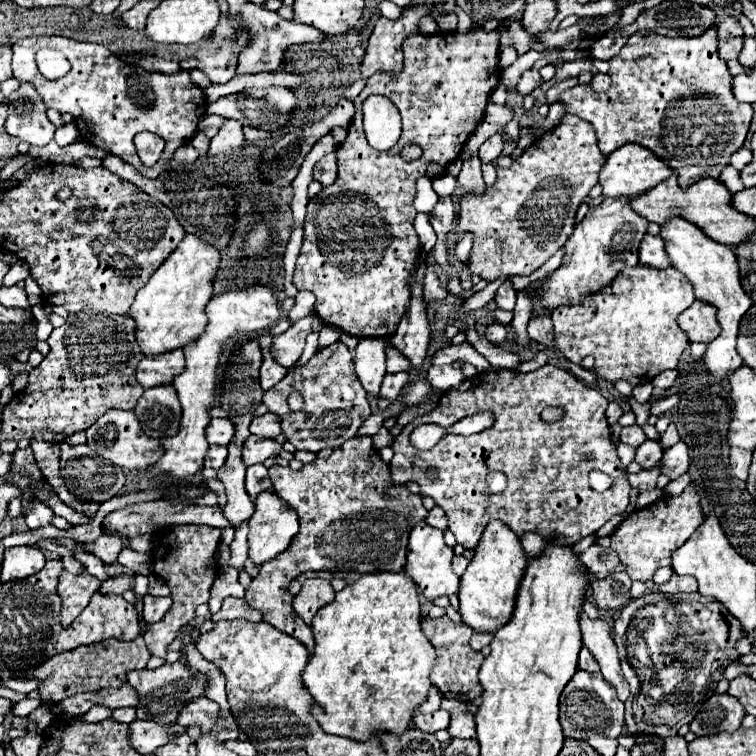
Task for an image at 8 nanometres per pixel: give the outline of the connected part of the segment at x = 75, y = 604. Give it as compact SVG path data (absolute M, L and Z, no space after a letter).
M64 571L60 575L60 583L58 583L58 595L62 597L60 623L64 627L68 627L80 615L80 611L88 605L92 593L96 593L98 587L100 587L100 579L92 577L90 573L70 575L68 571Z

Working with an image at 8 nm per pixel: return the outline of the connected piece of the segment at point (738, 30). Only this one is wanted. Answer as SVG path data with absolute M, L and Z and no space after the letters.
M726 17L720 25L718 25L718 39L728 39L734 35L744 35L742 27L738 23L736 17Z

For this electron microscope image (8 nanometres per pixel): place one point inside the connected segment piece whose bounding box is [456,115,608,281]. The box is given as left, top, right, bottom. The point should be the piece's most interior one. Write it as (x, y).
(516, 225)

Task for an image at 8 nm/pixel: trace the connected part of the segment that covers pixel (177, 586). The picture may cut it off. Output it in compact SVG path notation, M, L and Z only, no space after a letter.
M182 525L174 527L168 533L160 535L158 547L152 553L154 559L154 571L164 577L164 581L170 587L170 597L172 597L172 607L164 615L160 623L146 625L144 629L144 641L150 651L150 655L164 659L168 653L168 645L176 637L182 625L190 623L196 617L196 607L202 603L208 603L210 597L210 587L212 581L216 579L218 567L214 561L214 549L220 543L220 529L214 527L204 527L204 525Z

